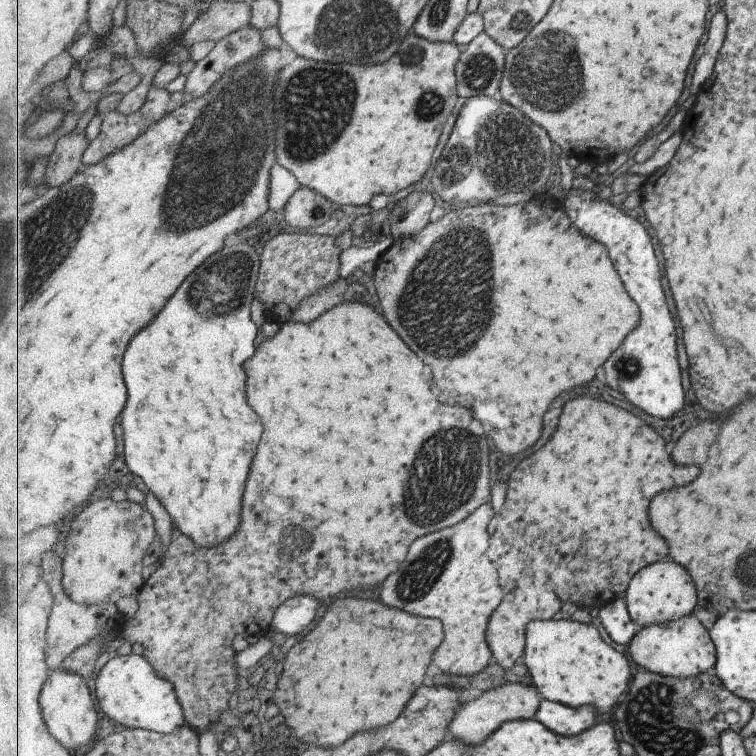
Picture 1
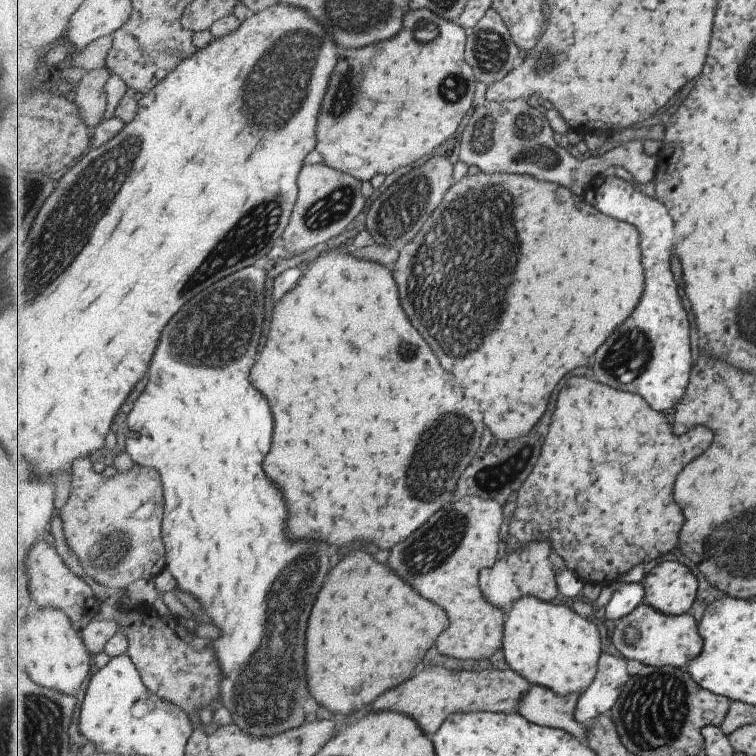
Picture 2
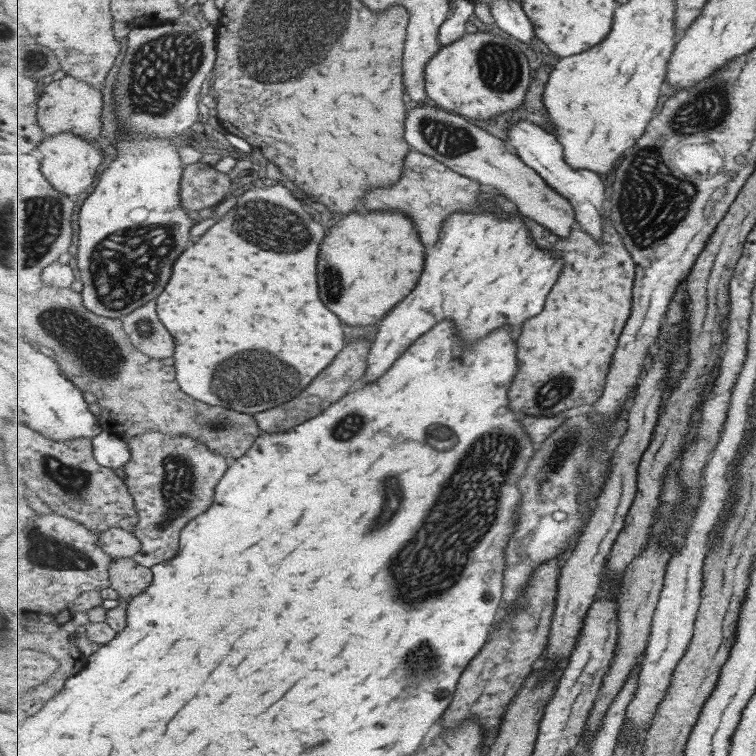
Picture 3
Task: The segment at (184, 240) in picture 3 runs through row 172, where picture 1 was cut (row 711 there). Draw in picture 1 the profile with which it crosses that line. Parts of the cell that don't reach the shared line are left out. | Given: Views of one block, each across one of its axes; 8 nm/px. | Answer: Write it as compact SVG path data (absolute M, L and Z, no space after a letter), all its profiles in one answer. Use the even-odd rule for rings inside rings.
M116 655L108 660L96 678L95 693L101 710L116 725L164 734L175 734L179 728L186 726L186 717L175 684L159 674L157 668L144 655Z

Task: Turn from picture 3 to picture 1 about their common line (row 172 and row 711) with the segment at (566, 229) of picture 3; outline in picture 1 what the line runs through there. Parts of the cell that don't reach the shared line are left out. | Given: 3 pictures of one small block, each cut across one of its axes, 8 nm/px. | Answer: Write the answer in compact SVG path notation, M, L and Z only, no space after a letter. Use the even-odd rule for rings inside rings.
M507 683L502 687L491 689L474 701L465 702L454 722L450 724L451 736L470 745L481 744L507 721L535 719L542 706L542 700L542 694L534 684Z

